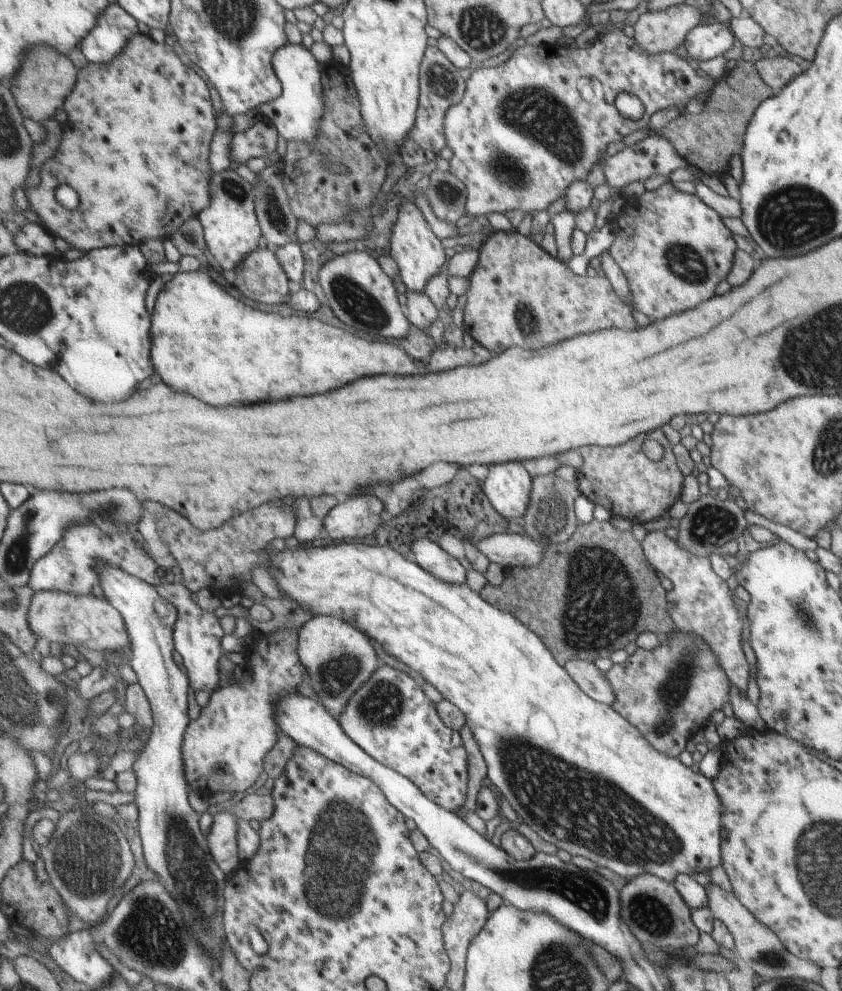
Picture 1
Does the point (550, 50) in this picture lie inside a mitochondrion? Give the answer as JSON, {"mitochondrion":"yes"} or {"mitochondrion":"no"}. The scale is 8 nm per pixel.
{"mitochondrion":"no"}

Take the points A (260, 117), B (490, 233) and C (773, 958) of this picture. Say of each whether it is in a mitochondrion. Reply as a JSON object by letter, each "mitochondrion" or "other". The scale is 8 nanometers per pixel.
{"A":"other","B":"other","C":"mitochondrion"}

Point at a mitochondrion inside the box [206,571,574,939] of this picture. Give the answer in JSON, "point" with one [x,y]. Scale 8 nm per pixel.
{"point":[343,853]}

